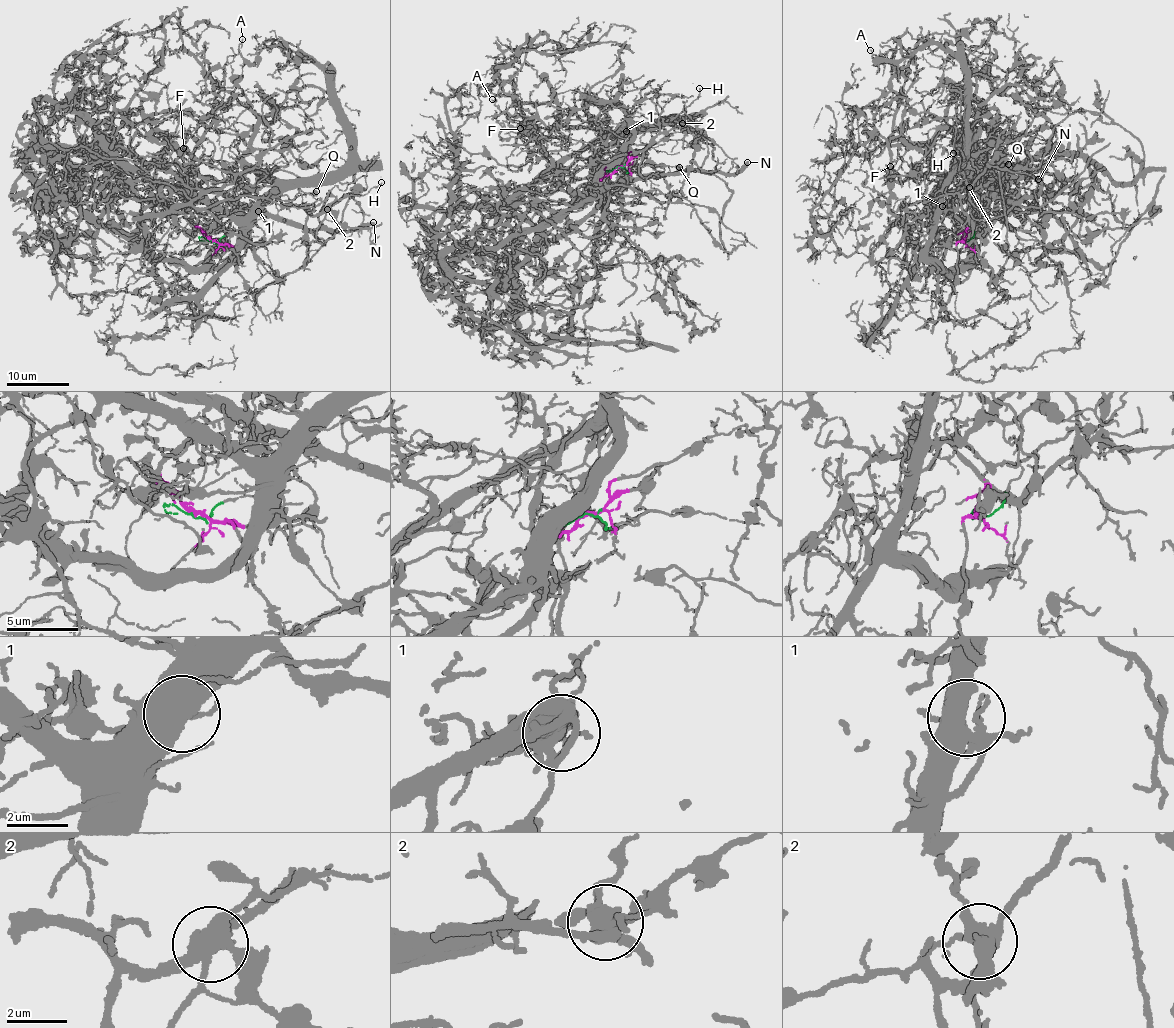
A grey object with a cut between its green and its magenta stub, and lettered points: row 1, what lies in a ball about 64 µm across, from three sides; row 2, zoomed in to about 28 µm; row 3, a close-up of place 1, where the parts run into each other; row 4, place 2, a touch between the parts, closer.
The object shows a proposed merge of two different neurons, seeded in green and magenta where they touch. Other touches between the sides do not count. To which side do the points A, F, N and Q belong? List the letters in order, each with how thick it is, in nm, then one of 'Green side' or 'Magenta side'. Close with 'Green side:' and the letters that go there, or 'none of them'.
A: Thickness 80 nm. Magenta side
F: Thickness 160 nm. Magenta side
N: Thickness 440 nm. Green side
Q: Thickness 500 nm. Green side
Green side: N, Q

